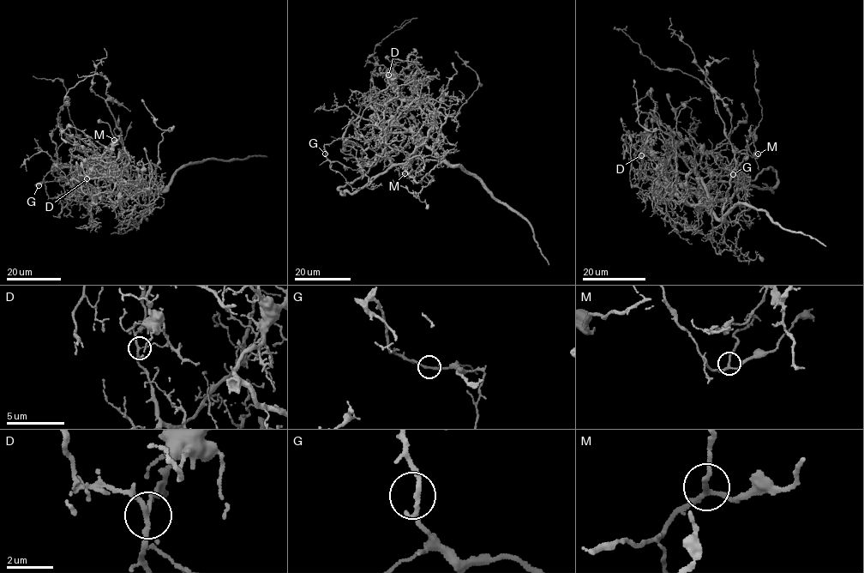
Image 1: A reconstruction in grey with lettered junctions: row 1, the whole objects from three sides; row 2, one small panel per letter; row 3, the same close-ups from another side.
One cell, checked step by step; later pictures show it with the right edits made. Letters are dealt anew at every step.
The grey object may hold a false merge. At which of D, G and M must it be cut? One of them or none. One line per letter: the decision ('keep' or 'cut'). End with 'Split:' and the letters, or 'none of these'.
D: cut
G: keep
M: keep
Split: D

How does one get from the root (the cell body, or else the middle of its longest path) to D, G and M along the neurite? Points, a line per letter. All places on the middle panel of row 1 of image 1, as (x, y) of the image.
D: (385, 147), (386, 130), (398, 124), (407, 99), (393, 84), (408, 77), (388, 74)
G: (385, 147), (362, 169), (356, 158), (356, 151), (351, 147), (344, 145), (343, 135), (325, 144), (325, 153)
M: (385, 147), (387, 135), (384, 131), (379, 139), (398, 173), (404, 173)

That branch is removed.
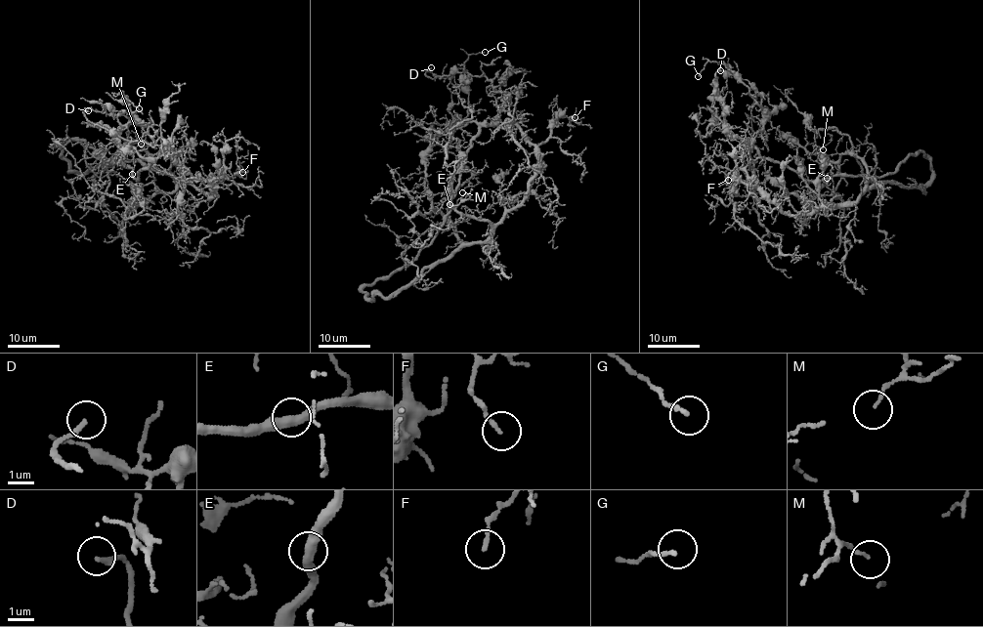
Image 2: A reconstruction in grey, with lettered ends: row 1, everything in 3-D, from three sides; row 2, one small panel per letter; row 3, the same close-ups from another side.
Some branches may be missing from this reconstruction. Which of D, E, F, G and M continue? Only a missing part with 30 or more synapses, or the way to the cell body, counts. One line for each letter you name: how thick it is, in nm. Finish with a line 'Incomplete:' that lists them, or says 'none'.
Incomplete: none

